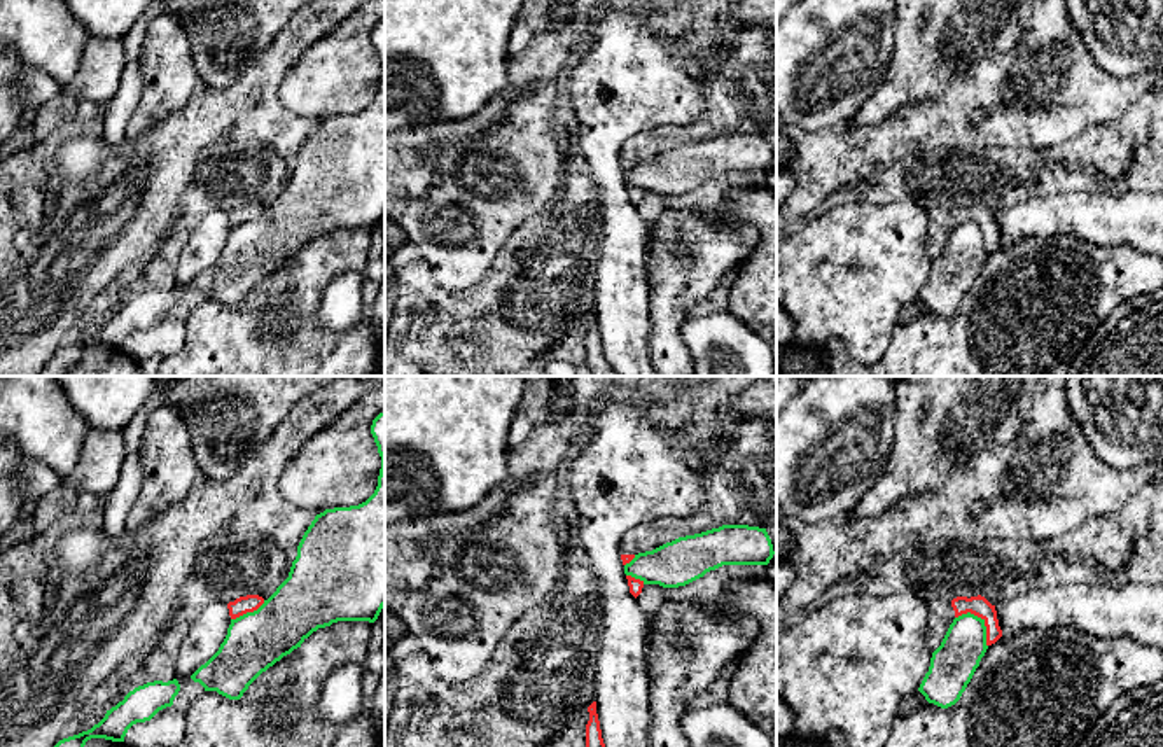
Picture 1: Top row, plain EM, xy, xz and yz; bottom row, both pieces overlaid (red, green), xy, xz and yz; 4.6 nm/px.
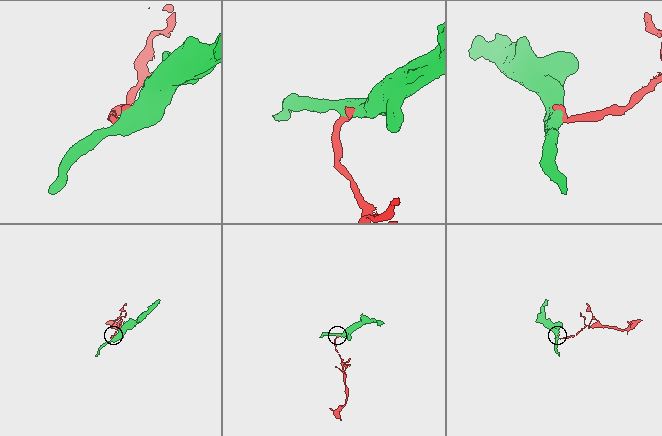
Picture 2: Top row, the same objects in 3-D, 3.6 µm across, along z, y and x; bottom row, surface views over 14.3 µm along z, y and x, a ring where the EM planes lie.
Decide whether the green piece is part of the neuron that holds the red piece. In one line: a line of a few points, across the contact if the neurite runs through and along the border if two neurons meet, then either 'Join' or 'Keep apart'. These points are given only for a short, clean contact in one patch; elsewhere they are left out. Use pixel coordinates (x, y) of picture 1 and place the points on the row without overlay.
Line: yz (955, 224), (976, 223), (983, 230), (987, 254). Keep apart

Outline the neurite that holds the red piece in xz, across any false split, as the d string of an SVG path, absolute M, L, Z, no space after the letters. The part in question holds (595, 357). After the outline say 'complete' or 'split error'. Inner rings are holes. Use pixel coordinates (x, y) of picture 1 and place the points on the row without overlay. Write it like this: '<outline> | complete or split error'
M596 310L588 315L589 329L586 332L586 364L593 376L619 376L605 359L600 329L596 322Z | complete

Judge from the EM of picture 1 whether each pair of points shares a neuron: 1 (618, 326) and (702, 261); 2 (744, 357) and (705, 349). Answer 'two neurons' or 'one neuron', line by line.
1: two neurons
2: one neuron

